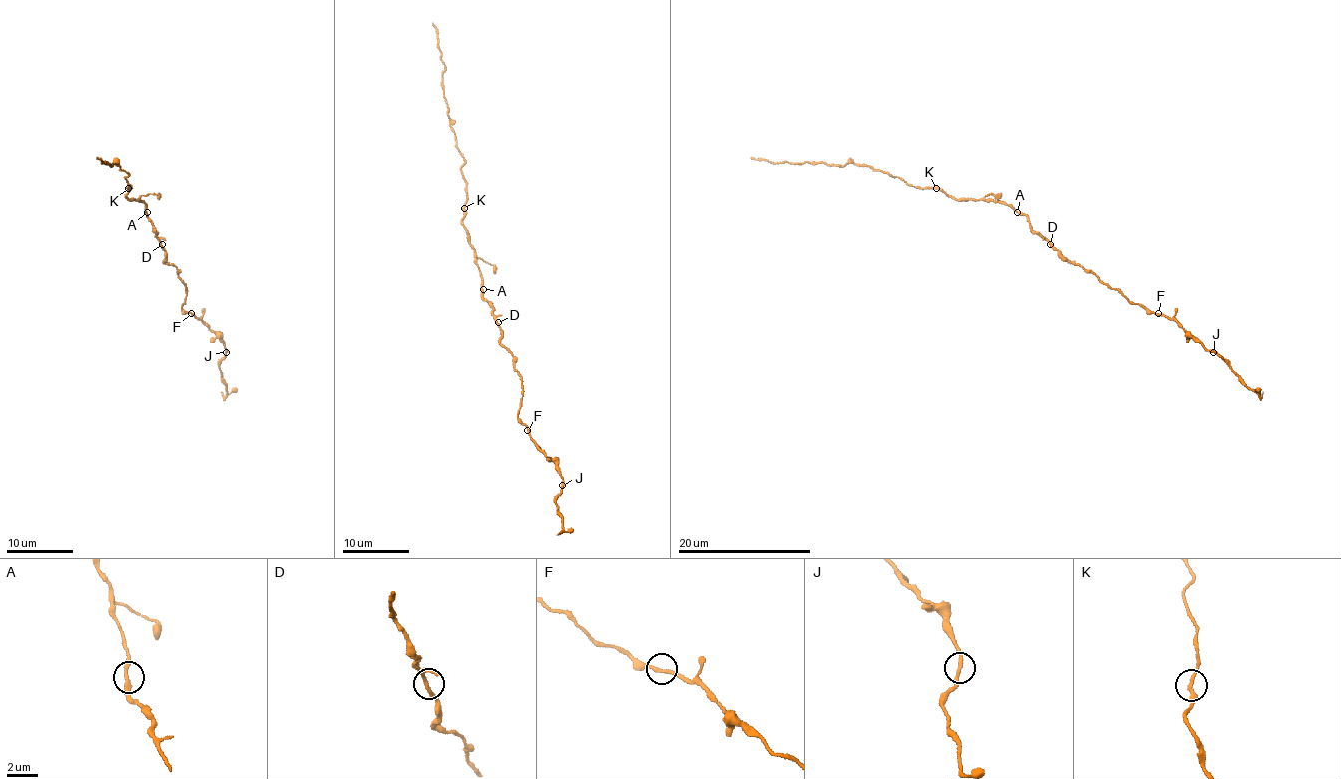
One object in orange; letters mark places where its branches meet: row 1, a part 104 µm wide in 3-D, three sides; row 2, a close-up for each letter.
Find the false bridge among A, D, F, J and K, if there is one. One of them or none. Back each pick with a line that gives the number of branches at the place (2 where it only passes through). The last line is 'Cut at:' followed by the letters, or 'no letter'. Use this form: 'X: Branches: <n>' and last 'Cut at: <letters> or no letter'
K: Branches: 2
Cut at: K

